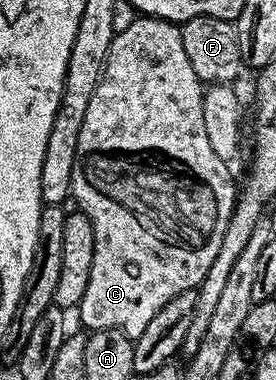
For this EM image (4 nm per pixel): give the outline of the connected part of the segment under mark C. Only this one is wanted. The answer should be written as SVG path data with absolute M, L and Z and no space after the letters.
M136 16L125 32L116 34L111 41L107 53L107 62L103 66L103 77L97 84L97 92L89 100L89 108L85 111L85 121L81 123L81 136L77 136L77 156L73 160L73 176L71 177L71 198L78 209L93 224L93 268L89 271L89 285L85 287L85 296L81 296L81 304L77 307L77 315L88 327L88 331L120 330L133 340L145 332L149 320L173 300L173 296L181 296L181 292L199 287L205 280L205 272L209 272L209 264L217 257L217 248L221 248L221 240L225 237L225 228L231 219L237 197L236 183L231 183L232 167L213 152L209 144L209 135L205 132L205 112L203 111L204 83L199 81L197 72L193 72L193 64L189 64L189 56L185 56L182 29L174 22L166 22L164 18Z

